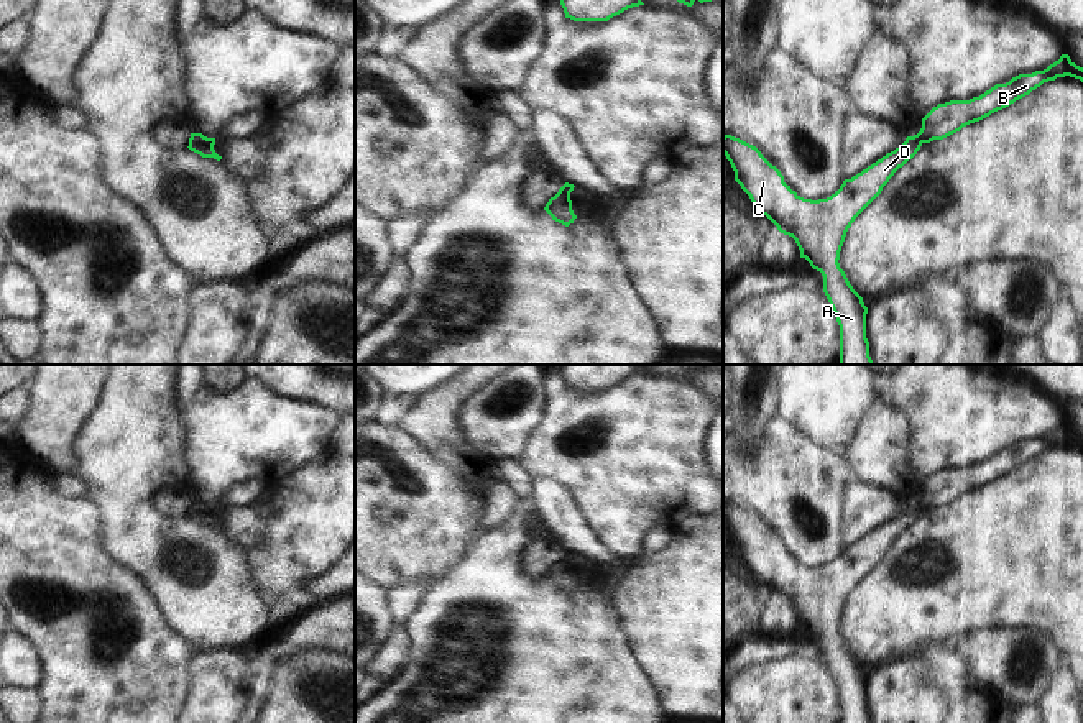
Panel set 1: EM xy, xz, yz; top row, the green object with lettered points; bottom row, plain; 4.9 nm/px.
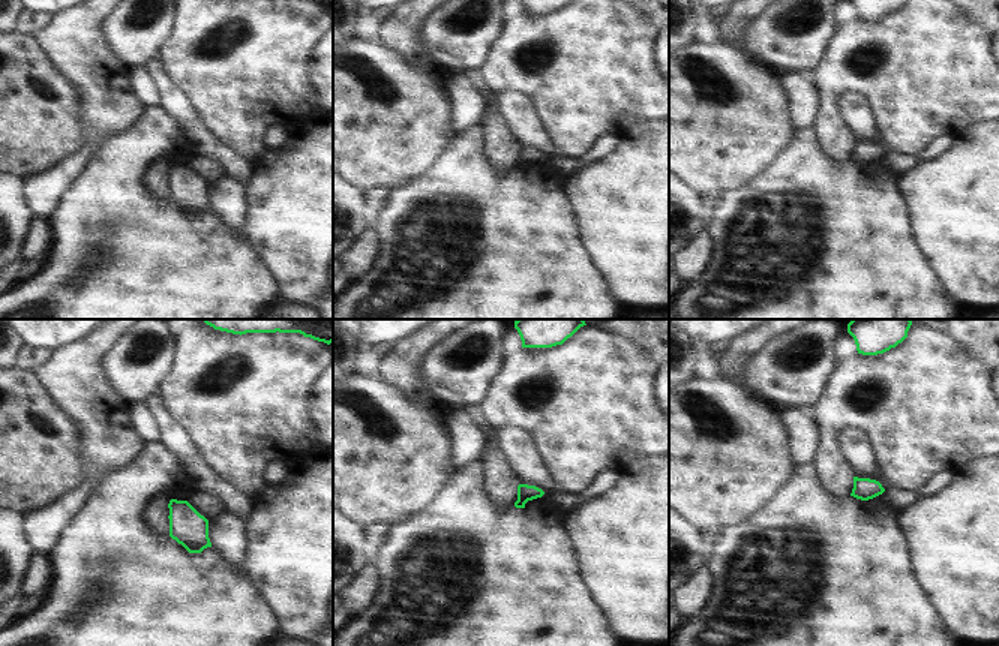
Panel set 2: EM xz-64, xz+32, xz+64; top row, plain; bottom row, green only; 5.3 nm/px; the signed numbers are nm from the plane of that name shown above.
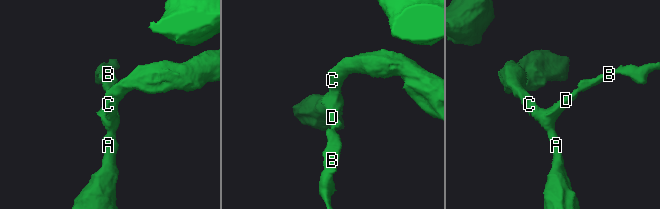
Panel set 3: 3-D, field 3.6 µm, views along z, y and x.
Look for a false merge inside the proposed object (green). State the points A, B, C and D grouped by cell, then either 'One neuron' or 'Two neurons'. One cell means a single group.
Groups: A C D / B. Two neurons

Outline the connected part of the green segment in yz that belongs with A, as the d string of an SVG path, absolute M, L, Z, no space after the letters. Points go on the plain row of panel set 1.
M731 503L723 504L723 523L754 577L781 601L792 605L800 626L822 641L823 661L840 693L840 723L869 723L868 675L838 631L846 600L920 514L919 503L907 504L899 516L845 547L835 562L812 569L792 559L781 539L756 514Z

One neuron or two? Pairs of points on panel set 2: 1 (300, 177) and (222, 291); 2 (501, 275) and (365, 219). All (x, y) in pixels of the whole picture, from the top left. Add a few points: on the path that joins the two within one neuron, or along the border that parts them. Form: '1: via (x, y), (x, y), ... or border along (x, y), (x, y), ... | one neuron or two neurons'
1: border along (245, 242), (272, 276) | two neurons
2: border along (374, 218), (371, 224) | two neurons

